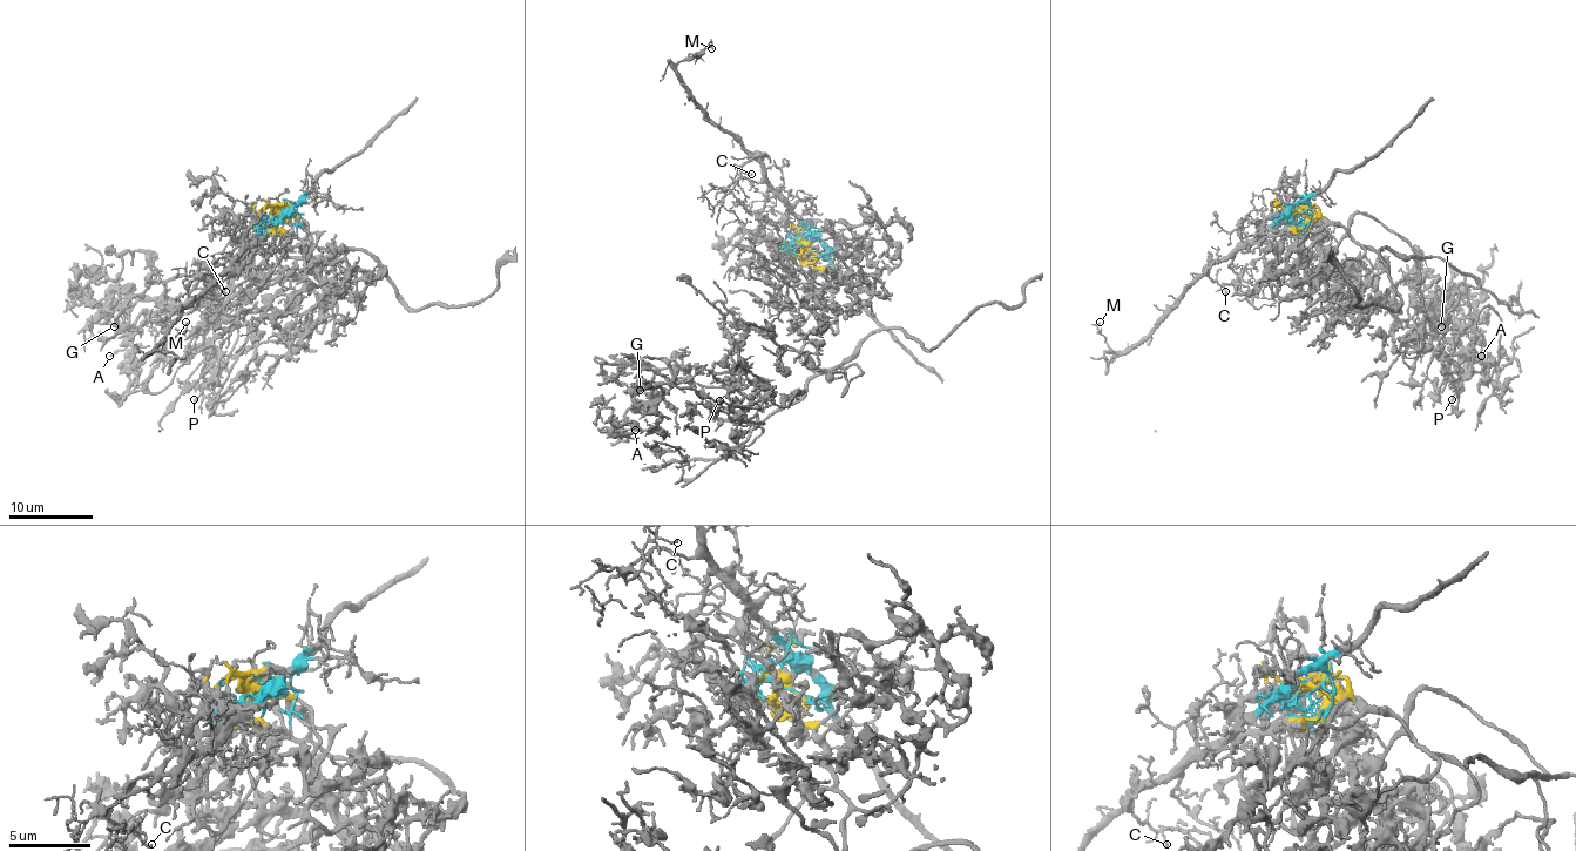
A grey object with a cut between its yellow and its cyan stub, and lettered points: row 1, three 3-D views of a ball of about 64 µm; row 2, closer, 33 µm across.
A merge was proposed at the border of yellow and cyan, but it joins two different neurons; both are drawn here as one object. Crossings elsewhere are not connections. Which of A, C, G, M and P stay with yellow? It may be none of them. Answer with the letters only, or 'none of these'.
A, G, P

